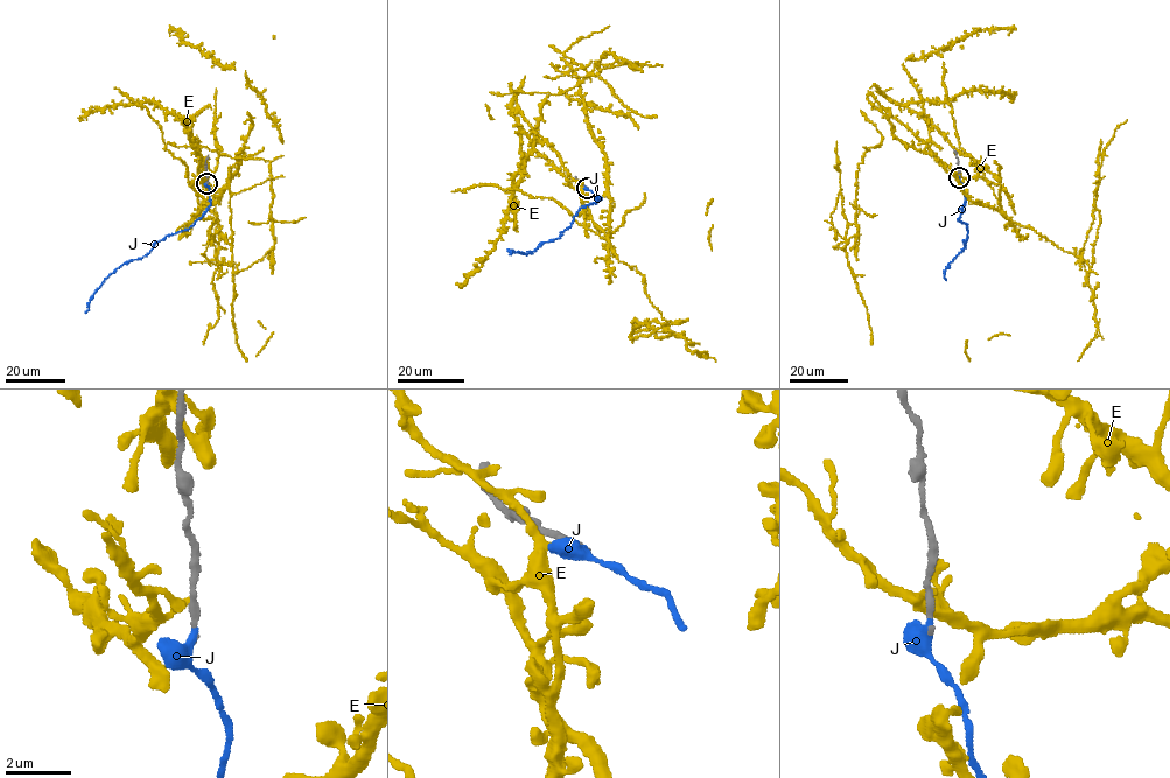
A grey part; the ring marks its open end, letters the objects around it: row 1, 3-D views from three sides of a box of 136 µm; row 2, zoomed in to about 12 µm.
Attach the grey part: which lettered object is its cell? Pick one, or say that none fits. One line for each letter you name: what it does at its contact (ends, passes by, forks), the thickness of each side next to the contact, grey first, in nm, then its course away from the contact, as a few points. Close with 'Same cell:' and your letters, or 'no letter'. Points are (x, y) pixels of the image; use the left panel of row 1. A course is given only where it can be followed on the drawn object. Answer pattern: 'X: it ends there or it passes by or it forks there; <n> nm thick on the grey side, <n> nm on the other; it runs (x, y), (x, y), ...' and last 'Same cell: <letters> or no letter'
J: it passes by; 190 nm thick on the grey side, 320 nm on the other; it runs (207, 183), (210, 205), (204, 214), (187, 228), (158, 240), (146, 254), (130, 260), (107, 277), (85, 313)
Same cell: J

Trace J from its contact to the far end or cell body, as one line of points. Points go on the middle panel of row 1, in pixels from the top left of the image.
J: (587, 188), (601, 197), (579, 209), (562, 235), (541, 243), (532, 252), (509, 250), (510, 254)

